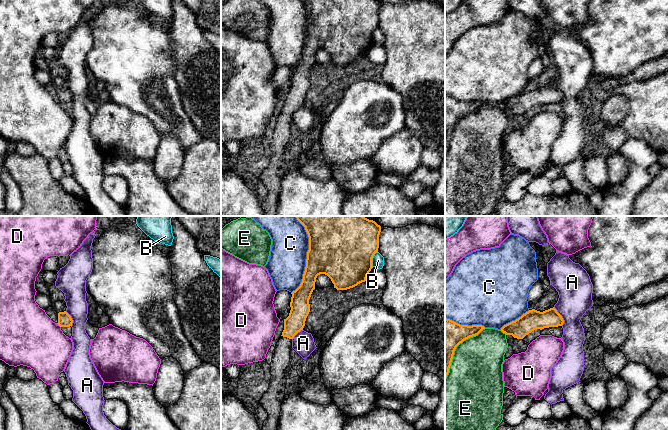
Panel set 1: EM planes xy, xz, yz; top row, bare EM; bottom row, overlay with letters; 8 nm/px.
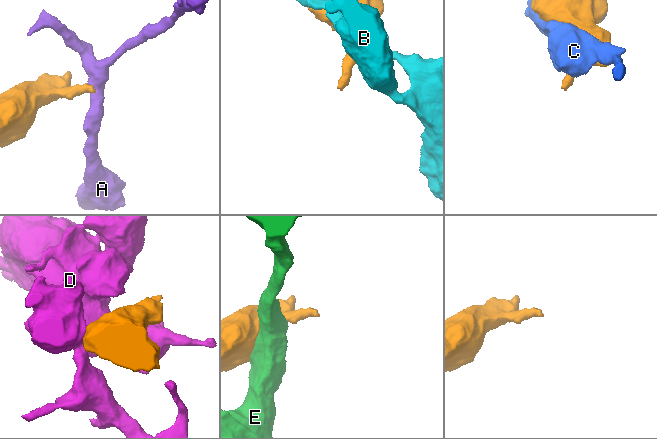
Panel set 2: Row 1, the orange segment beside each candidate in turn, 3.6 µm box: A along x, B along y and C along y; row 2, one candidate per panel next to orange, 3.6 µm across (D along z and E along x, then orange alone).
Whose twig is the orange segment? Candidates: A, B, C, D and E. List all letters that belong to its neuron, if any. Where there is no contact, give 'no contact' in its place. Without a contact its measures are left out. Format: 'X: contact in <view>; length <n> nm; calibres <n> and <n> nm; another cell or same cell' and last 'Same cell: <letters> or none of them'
A: contact in yz; length 170 nm; calibres 160 and 280 nm; another cell
B: contact in xz; length 130 nm; calibres 460 and 100 nm; another cell
C: contact in xz; length 550 nm; calibres 420 and 300 nm; another cell
D: contact in xy; length 50 nm; calibres 110 and 440 nm; another cell
E: contact in yz; length 550 nm; calibres 260 and 420 nm; another cell
Same cell: none of them

